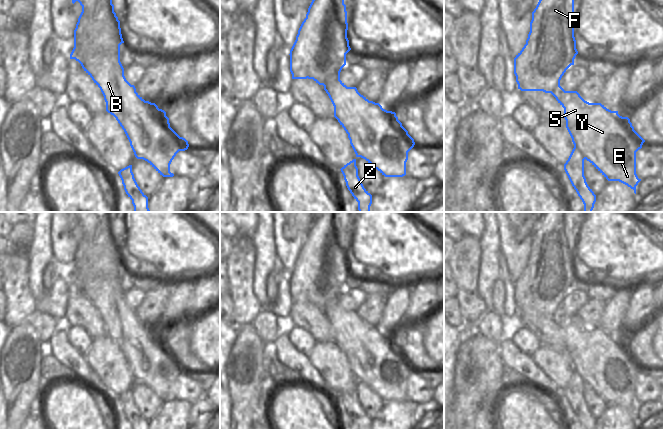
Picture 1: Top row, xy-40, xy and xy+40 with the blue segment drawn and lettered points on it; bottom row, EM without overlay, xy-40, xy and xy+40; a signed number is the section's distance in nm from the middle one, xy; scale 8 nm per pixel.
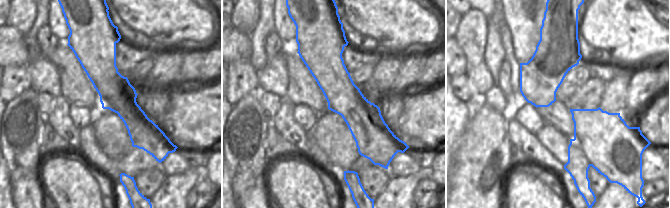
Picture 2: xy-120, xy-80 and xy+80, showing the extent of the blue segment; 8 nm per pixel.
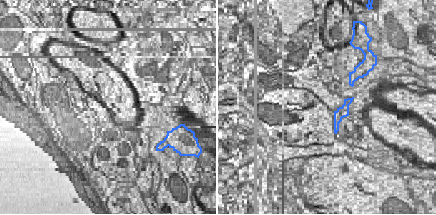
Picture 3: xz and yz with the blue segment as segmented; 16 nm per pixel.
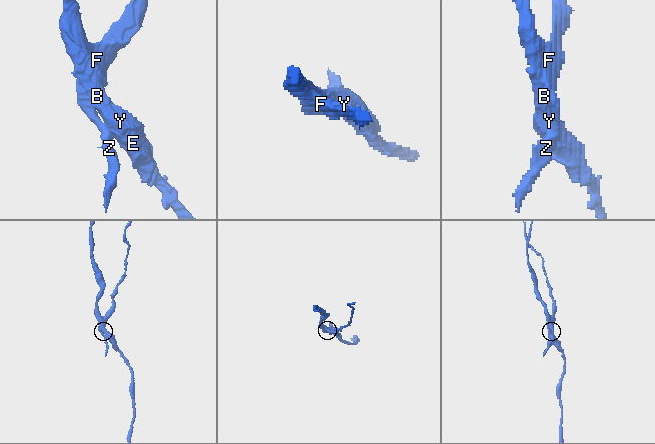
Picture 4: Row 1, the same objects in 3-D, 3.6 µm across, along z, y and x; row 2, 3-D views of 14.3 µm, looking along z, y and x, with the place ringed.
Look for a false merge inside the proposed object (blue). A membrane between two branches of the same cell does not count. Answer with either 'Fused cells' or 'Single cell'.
Fused cells

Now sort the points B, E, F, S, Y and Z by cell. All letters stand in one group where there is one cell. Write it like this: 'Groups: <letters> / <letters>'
Groups: B E S Y / F Z

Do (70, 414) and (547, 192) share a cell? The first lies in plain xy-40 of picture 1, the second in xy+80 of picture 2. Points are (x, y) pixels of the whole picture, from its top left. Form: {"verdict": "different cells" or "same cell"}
{"verdict": "same cell"}

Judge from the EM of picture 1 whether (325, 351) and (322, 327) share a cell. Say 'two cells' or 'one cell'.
two cells

